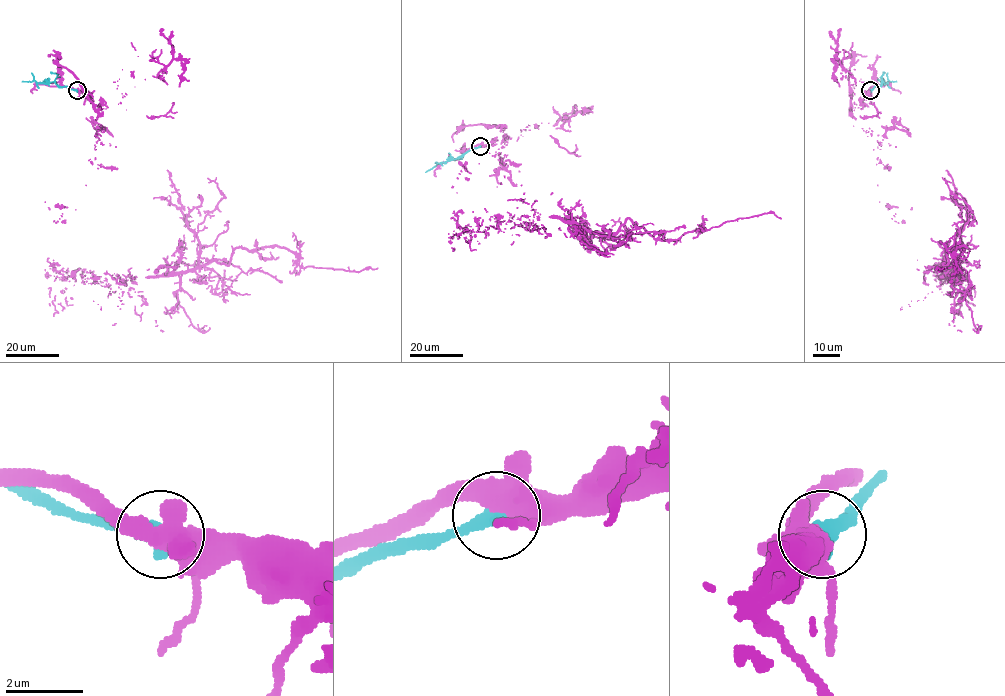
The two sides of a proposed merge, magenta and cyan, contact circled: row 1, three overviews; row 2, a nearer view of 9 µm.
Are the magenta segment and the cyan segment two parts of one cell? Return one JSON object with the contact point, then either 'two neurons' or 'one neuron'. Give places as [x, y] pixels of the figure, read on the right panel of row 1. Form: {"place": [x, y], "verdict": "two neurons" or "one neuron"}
{"place": [870, 90], "verdict": "two neurons"}

